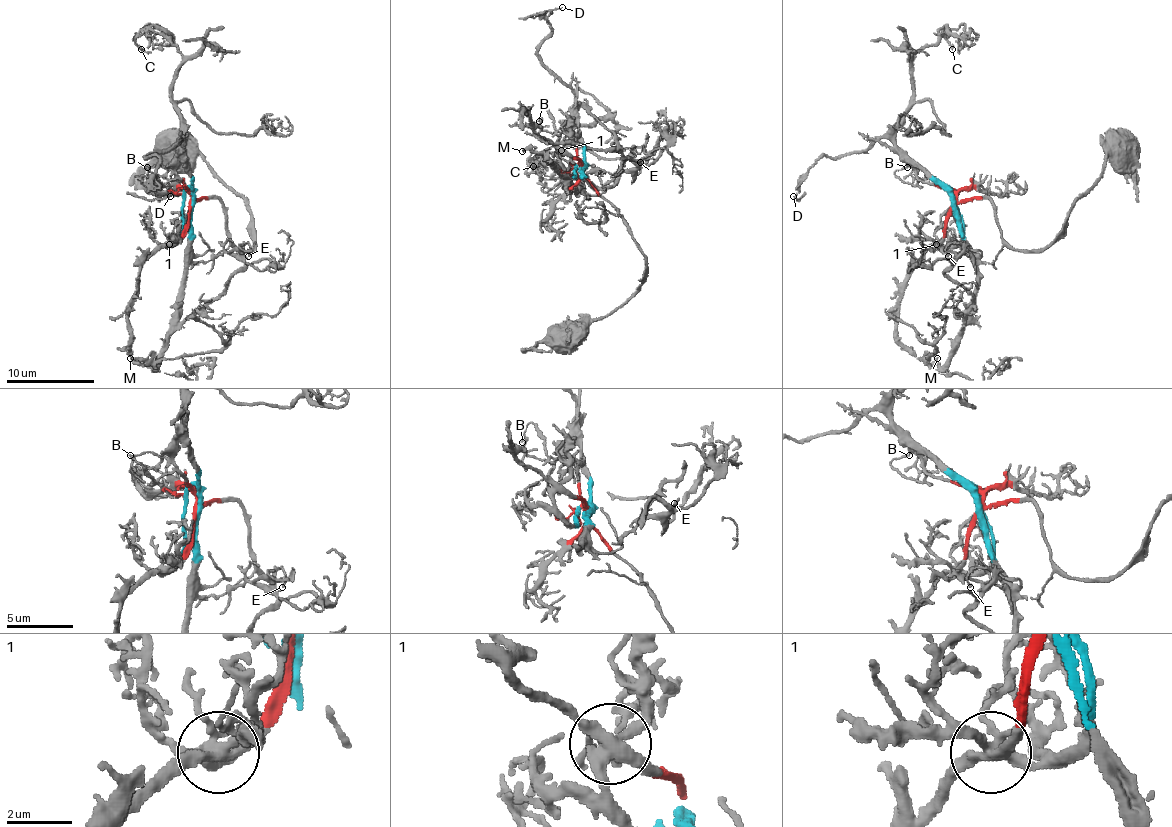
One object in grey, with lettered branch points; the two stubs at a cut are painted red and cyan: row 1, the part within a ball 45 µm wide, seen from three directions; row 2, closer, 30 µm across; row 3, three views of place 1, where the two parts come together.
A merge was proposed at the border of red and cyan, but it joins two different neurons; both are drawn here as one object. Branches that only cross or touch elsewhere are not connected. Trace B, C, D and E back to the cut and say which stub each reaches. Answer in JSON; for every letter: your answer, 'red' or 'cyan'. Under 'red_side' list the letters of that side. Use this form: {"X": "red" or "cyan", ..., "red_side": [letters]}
{"B": "red", "C": "cyan", "D": "cyan", "E": "cyan", "red_side": ["B"]}

